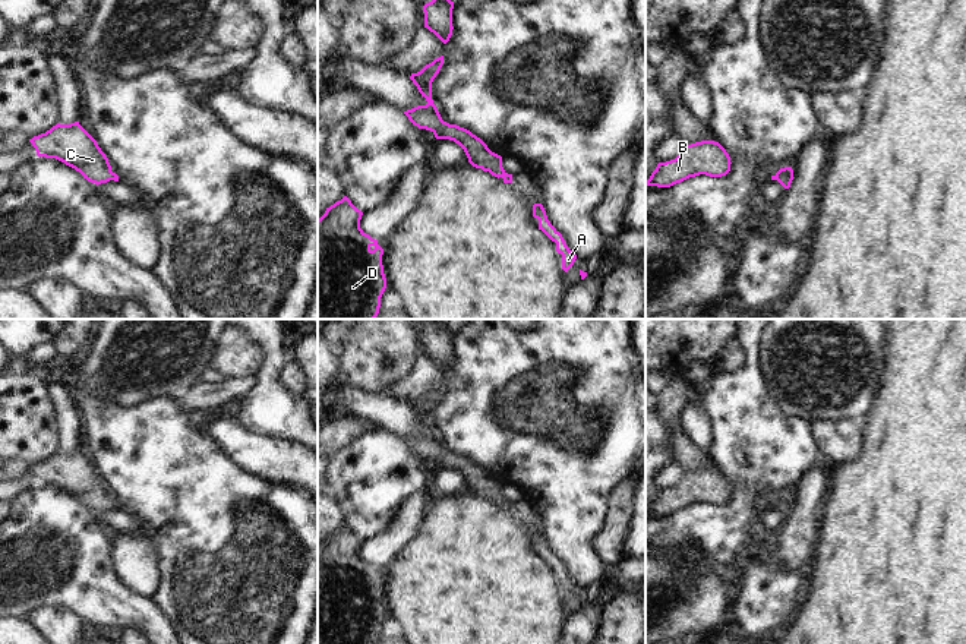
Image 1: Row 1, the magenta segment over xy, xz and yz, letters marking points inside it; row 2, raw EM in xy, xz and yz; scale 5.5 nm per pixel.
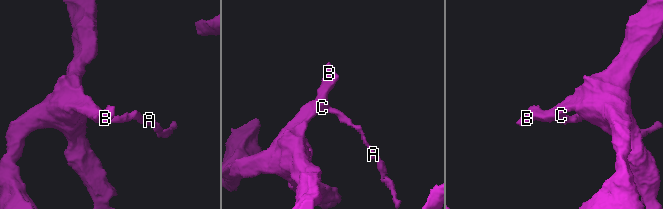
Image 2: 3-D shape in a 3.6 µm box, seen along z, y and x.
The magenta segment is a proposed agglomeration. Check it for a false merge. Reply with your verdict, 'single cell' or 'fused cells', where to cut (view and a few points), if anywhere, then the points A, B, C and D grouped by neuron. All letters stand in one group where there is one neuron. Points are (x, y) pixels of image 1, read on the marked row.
single cell | no cut | A B C D

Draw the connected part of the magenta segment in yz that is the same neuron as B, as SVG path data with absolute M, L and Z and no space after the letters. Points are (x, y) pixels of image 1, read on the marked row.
M701 141L685 145L675 160L659 162L645 184L670 187L700 174L722 177L730 171L730 164L729 154L719 142Z

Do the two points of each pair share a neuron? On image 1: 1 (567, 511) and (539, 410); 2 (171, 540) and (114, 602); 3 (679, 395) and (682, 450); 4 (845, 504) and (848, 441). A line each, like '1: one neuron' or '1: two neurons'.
1: one neuron
2: two neurons
3: one neuron
4: two neurons

